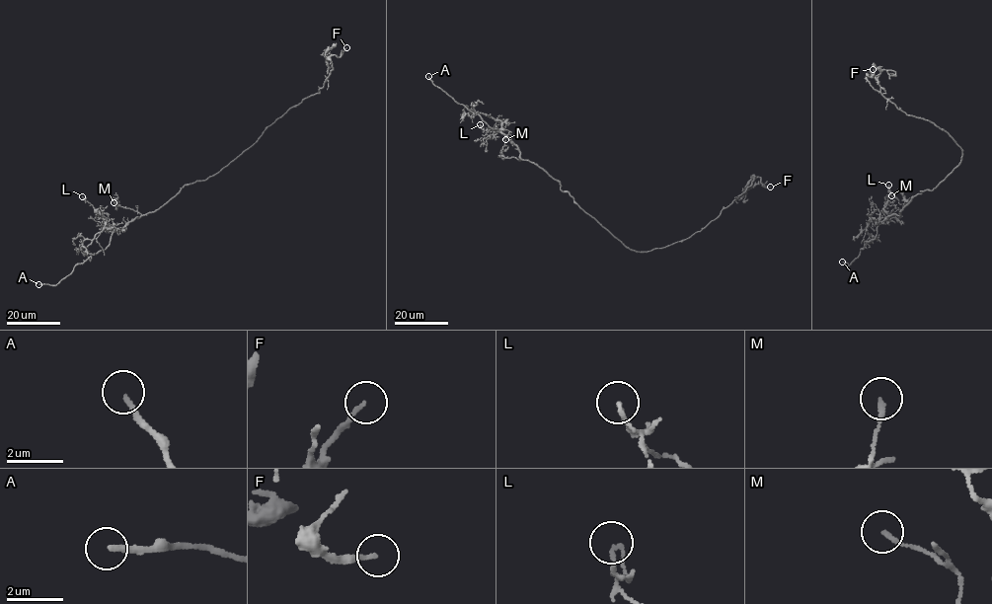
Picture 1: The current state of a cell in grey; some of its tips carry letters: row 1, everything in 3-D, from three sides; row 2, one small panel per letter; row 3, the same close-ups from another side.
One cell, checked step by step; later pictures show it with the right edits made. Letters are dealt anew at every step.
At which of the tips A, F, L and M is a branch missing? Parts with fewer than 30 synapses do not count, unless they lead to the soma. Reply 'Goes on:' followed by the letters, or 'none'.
Goes on: A

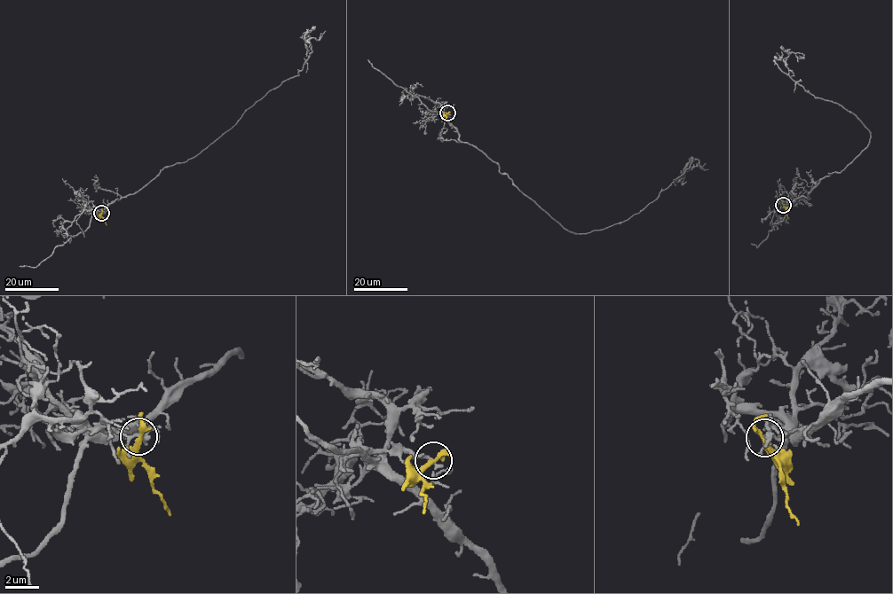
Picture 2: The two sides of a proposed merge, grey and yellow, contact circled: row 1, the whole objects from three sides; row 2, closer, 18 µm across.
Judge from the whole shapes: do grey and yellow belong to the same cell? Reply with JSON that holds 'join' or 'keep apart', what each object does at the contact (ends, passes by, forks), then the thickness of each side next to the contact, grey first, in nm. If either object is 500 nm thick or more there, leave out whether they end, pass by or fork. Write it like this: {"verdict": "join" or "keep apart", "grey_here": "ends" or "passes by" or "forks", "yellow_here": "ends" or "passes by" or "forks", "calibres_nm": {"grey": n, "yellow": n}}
{"verdict": "keep apart", "grey_here": "forks", "yellow_here": "passes by", "calibres_nm": {"grey": 130, "yellow": 220}}

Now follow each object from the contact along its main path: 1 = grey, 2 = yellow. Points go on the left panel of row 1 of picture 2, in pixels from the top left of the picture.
1: (101, 213), (163, 168), (193, 158), (270, 90), (297, 76), (312, 51), (307, 41), (326, 31)
2: (101, 213), (106, 225)

